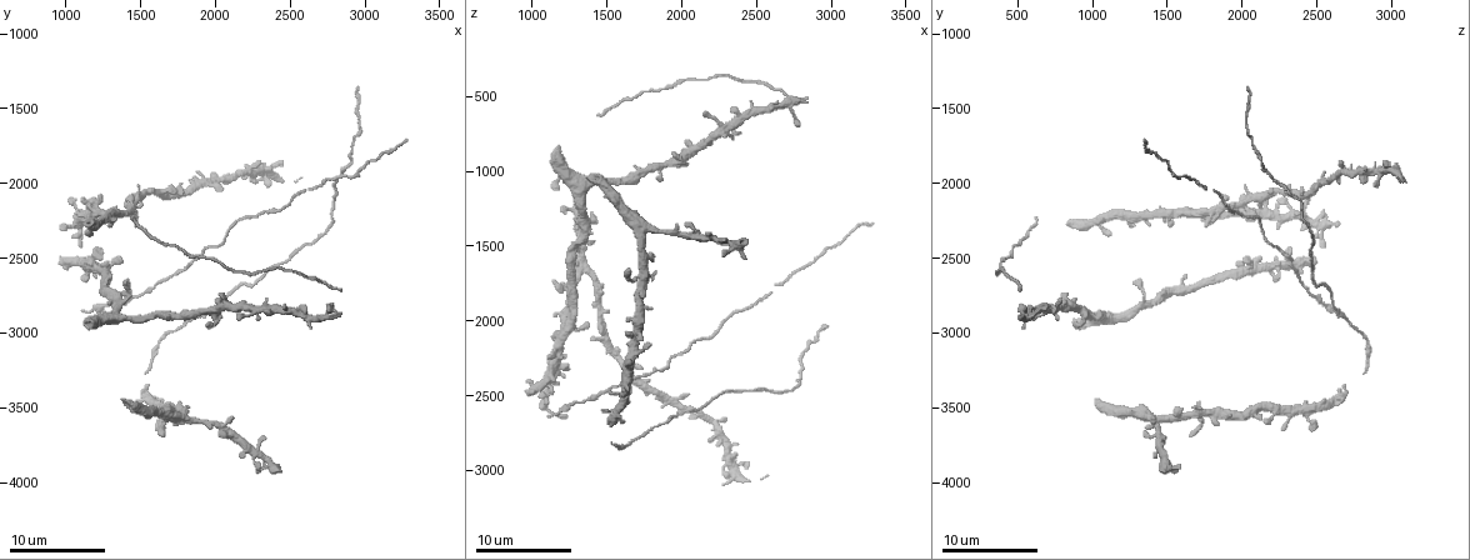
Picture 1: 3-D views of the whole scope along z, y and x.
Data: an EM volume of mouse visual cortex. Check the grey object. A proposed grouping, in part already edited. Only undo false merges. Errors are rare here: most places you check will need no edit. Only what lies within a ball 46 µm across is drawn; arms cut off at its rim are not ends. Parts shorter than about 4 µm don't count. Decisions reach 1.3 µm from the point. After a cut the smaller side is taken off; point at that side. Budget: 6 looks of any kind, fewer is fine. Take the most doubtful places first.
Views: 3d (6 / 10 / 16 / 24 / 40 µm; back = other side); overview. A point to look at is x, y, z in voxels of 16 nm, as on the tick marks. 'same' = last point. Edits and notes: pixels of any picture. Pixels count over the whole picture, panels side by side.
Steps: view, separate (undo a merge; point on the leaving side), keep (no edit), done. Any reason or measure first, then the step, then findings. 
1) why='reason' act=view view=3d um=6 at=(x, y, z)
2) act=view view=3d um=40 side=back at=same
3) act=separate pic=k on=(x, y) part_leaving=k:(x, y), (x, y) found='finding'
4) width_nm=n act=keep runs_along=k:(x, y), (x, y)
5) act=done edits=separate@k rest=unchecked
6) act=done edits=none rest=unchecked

act=view view=3d um=6 at=(1360, 2200, 1640)

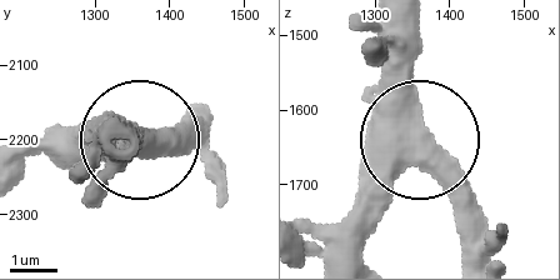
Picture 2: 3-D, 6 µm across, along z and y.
why='other side' act=view view=3d um=6 side=back at=(1370, 2200, 1645)

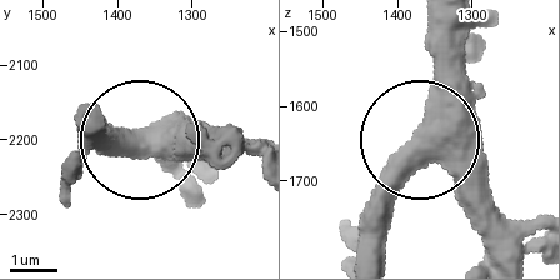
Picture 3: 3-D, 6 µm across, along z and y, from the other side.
width_nm=560 act=keep runs_along=3:(518, 254), (506, 218), (426, 134), (434, 26) found='continuous, no second cell'

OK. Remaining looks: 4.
act=view view=3d um=10 at=(2180, 2680, 2520)

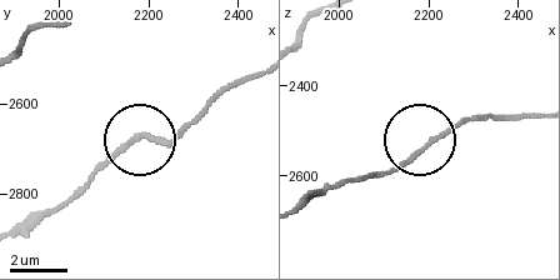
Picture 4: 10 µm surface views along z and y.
act=view view=3d um=6 at=(2180, 2670, 2540)

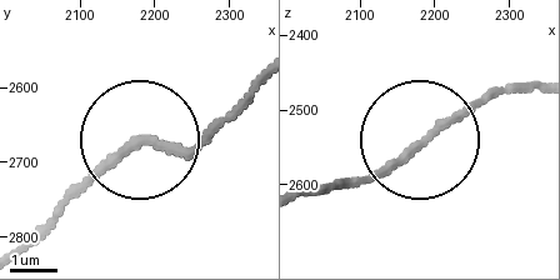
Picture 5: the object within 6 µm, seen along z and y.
width_nm=170 act=keep found='all the same cell'

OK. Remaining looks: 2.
why='sudden change in width' act=view view=3d um=16 at=(2900, 1840, 2120)

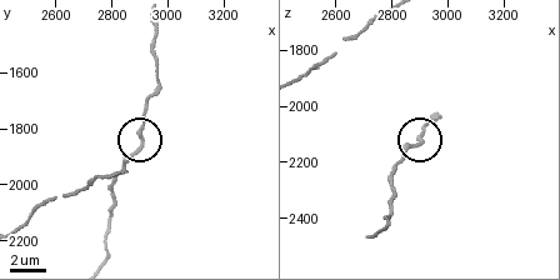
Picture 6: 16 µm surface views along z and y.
act=keep runs_along=6:(104, 258), (113, 186), (139, 145), (145, 103) found='continuous, no second cell'

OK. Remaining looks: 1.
act=done edits=none rest=unchecked

